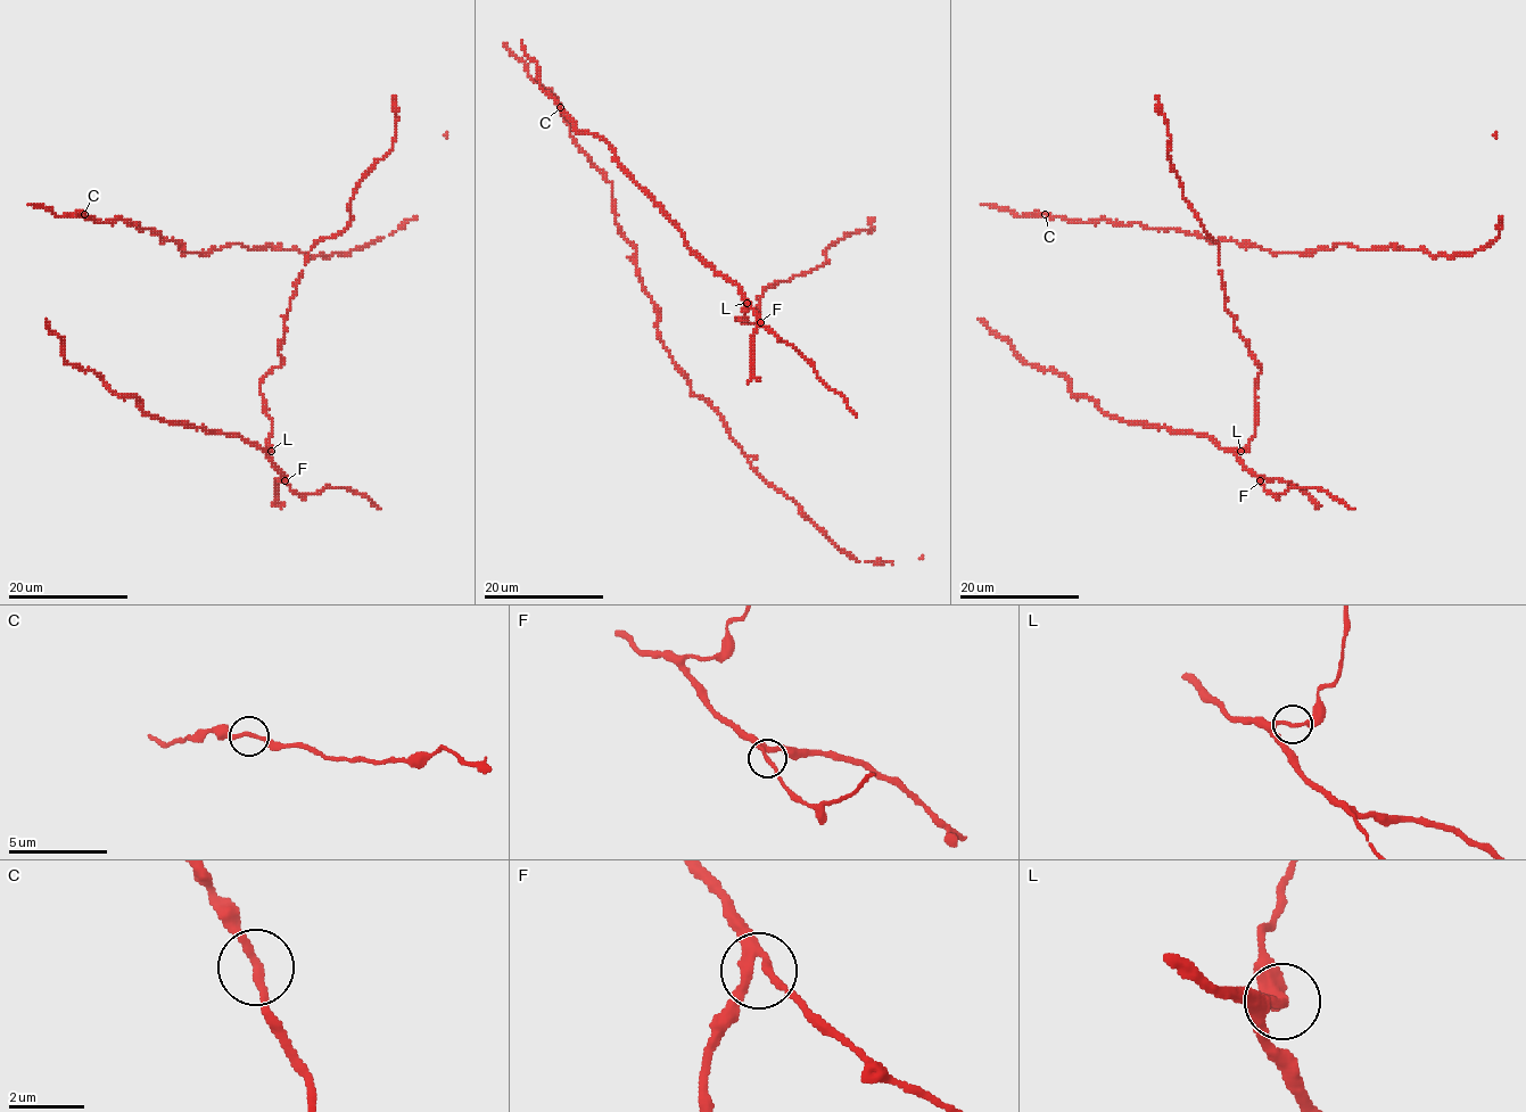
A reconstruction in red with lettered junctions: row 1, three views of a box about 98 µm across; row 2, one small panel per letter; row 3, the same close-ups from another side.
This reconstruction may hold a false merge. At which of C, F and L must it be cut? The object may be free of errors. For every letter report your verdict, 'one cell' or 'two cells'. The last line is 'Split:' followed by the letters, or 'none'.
C: one cell
F: one cell
L: one cell
Split: none

